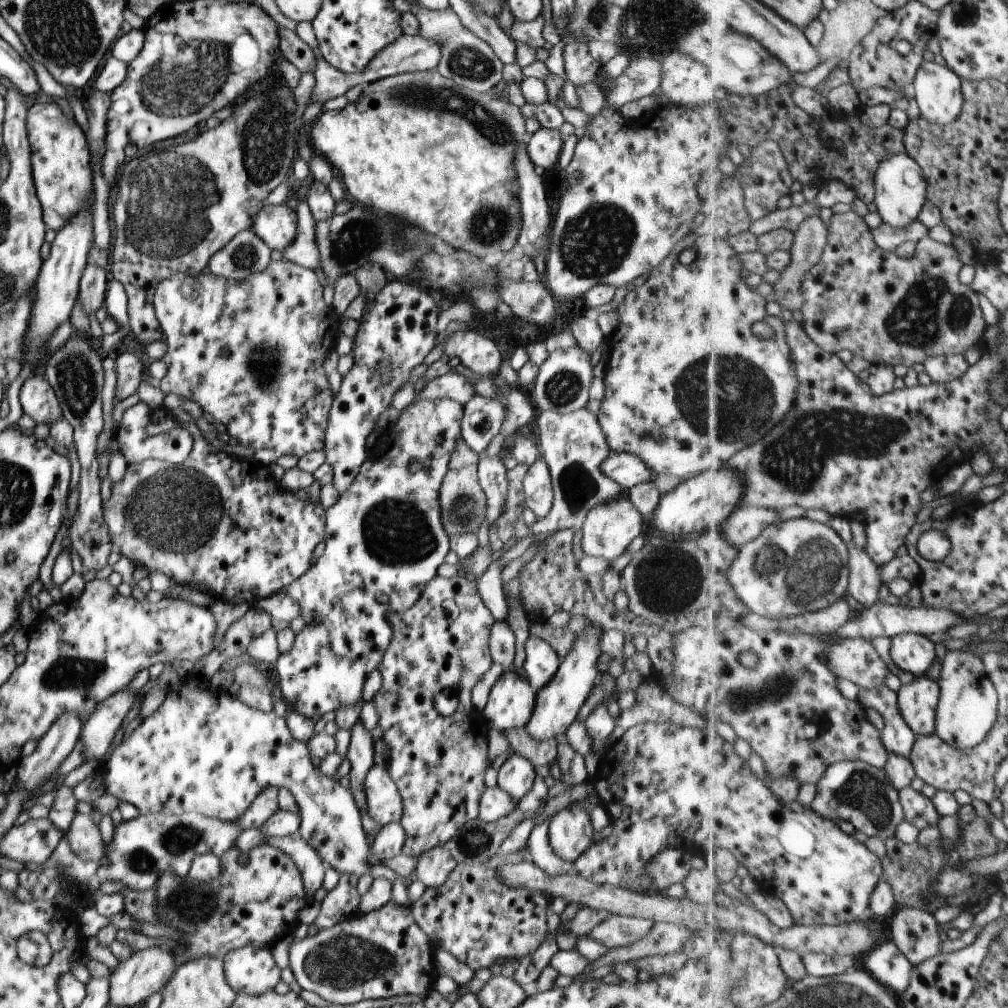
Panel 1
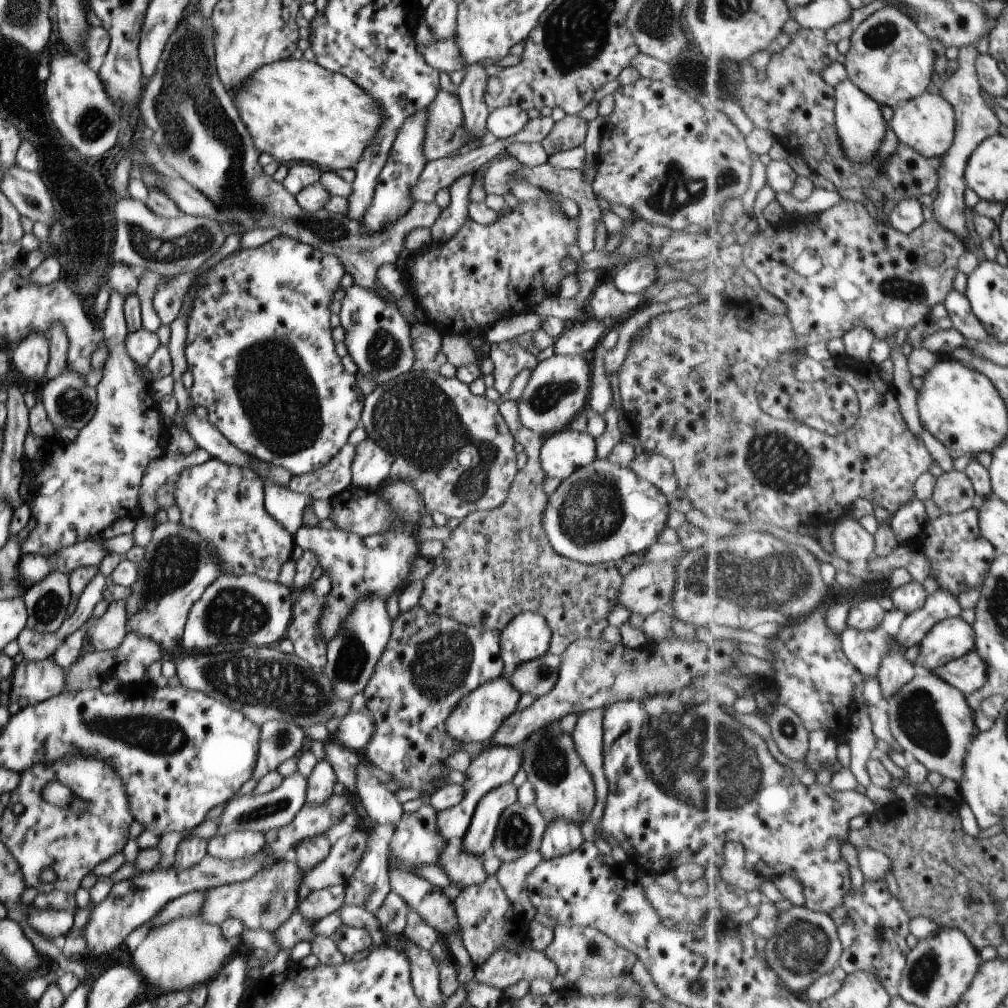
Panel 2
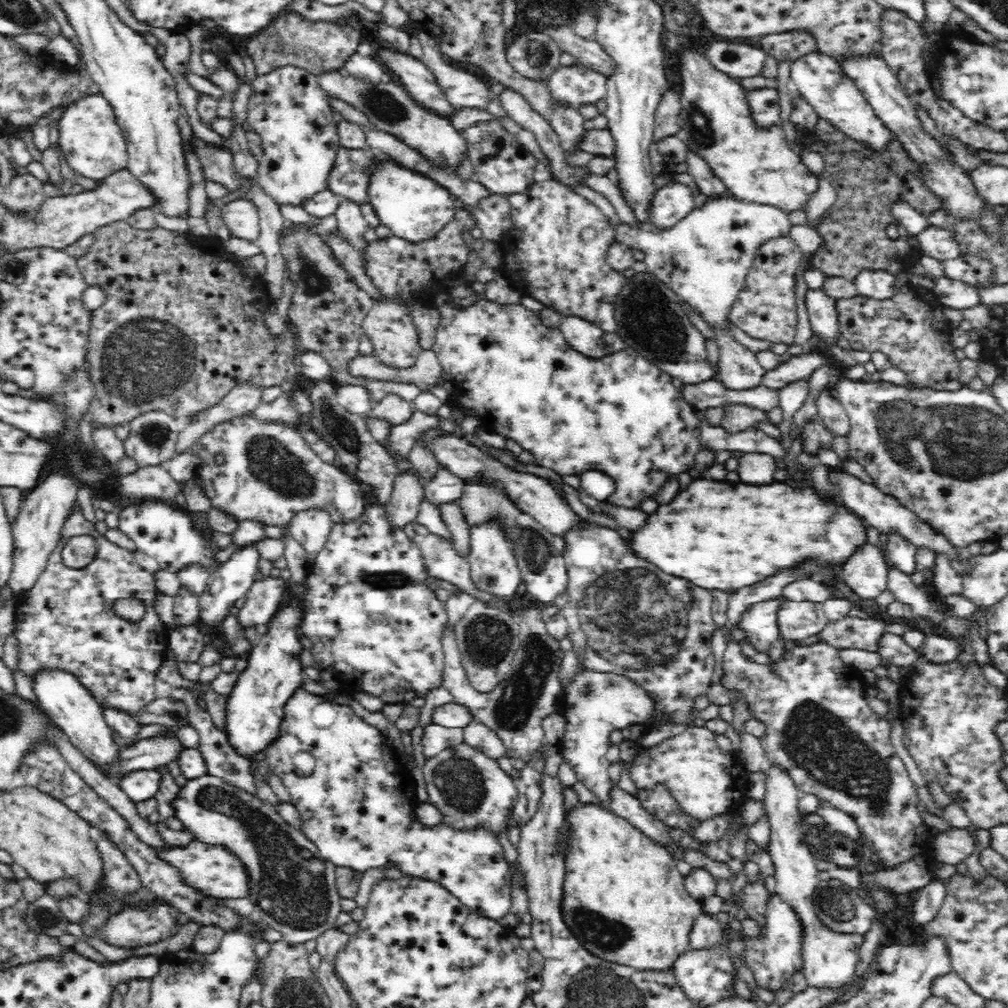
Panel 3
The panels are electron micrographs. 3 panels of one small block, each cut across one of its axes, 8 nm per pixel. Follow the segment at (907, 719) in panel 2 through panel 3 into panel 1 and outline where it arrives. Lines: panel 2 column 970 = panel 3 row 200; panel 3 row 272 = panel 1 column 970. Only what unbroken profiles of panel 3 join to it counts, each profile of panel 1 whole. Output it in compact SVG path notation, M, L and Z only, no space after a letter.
M966 647L947 652L942 662L941 697L938 707L938 729L935 735L947 742L955 752L965 753L975 749L997 722L998 690L991 681L979 654Z

